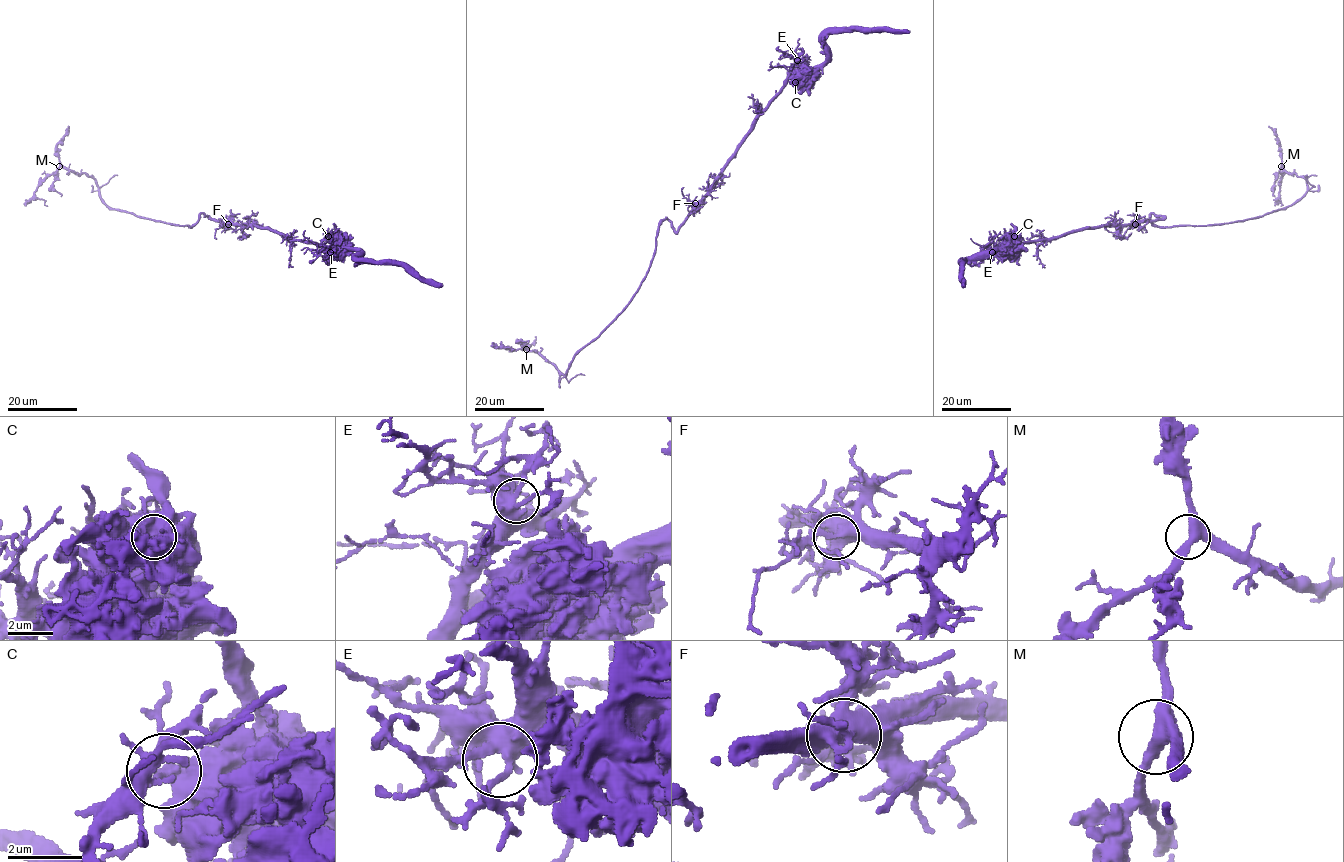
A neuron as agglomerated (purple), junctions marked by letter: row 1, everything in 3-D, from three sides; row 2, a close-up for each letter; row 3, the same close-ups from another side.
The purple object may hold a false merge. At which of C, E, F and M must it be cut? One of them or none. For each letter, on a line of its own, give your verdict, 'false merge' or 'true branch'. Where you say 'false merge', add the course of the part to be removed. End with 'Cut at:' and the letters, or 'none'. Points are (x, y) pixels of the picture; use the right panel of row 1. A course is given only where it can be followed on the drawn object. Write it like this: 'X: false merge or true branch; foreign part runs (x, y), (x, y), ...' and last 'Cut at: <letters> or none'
C: false merge; foreign part runs (1015, 236), (1005, 245), (1163, 218), (1153, 213), (1158, 227), (1262, 217), (1307, 190), (1282, 167), (1281, 206)
E: true branch
F: true branch
M: true branch
Cut at: C

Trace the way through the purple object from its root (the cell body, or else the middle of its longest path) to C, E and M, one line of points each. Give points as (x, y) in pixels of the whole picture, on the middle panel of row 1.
C: (680, 224), (706, 194), (753, 119), (781, 88), (788, 73), (795, 83)
E: (680, 224), (706, 194), (753, 119), (779, 91), (797, 60)
M: (680, 224), (676, 231), (667, 218), (661, 222), (654, 258), (638, 291), (574, 357), (565, 375), (526, 349)

